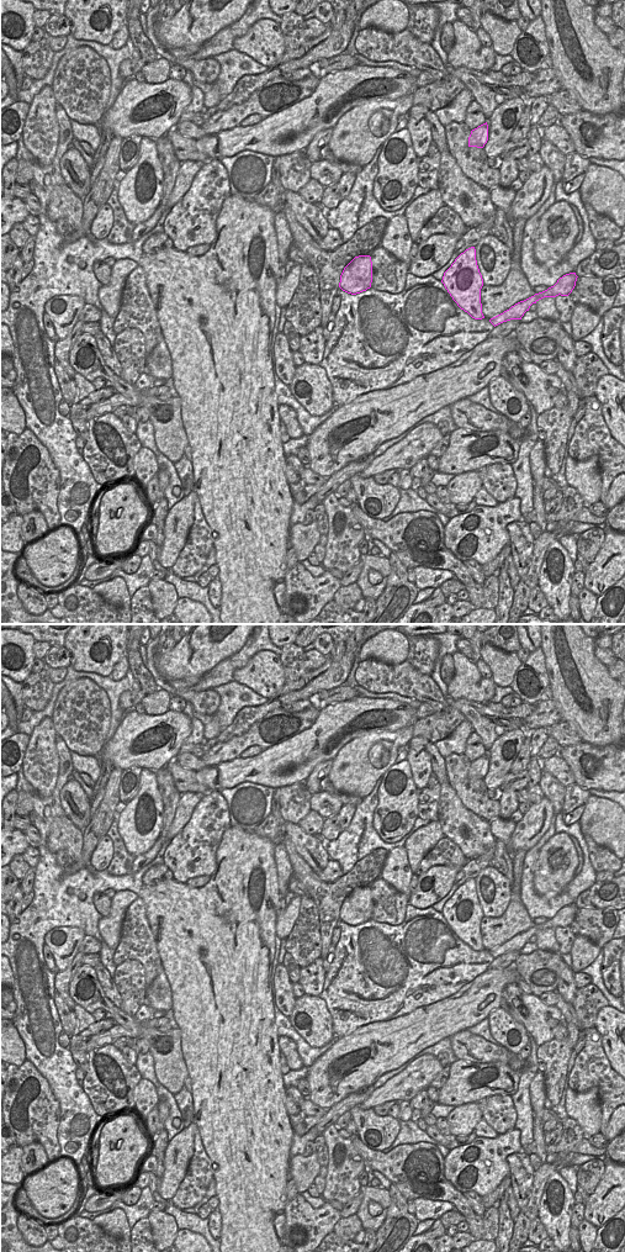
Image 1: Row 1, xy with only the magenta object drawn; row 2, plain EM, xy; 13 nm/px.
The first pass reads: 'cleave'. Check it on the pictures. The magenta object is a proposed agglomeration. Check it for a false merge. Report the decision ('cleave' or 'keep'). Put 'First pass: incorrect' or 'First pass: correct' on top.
First pass: incorrect
keep

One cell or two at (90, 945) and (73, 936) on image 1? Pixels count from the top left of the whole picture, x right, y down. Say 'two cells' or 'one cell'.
two cells

